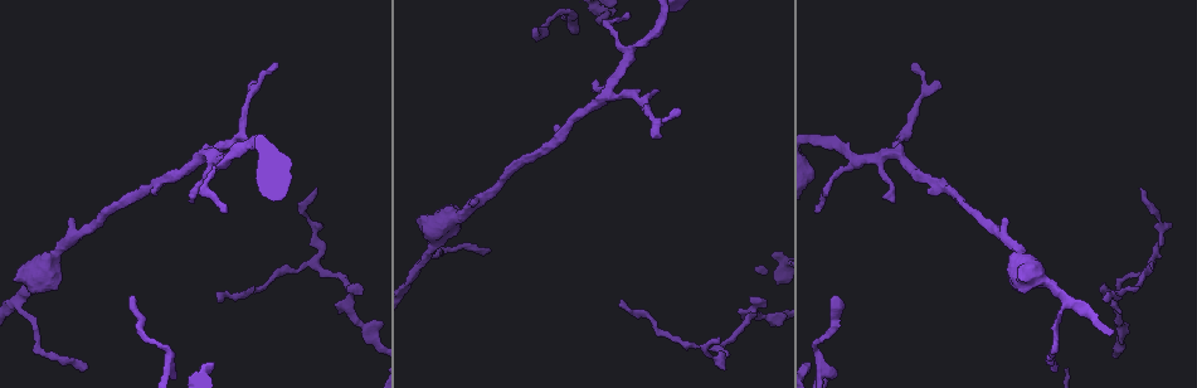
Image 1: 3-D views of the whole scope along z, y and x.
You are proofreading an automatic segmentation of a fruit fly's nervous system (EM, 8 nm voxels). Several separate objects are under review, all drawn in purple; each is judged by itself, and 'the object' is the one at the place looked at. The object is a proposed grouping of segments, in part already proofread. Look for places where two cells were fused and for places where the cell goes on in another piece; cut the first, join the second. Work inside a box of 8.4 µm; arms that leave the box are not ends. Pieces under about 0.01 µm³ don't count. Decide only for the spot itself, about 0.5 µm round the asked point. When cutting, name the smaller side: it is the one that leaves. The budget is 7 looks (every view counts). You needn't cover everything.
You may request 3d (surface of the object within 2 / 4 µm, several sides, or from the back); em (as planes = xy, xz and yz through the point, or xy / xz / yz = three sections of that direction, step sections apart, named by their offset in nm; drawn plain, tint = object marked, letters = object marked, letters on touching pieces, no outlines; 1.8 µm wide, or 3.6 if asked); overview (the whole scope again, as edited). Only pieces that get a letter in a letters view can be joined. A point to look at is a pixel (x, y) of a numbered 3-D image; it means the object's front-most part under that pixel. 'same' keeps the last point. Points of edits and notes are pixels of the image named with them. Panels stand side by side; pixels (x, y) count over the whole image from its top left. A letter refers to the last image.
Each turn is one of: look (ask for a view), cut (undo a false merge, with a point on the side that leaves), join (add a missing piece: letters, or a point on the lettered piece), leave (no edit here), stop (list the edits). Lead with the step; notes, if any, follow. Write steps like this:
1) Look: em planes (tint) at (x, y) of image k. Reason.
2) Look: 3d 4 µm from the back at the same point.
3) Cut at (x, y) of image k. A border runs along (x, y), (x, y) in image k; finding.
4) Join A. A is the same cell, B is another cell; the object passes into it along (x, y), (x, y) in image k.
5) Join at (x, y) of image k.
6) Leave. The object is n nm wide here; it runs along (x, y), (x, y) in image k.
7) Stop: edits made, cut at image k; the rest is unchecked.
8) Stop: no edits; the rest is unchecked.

Look: em planes (letters) at (217, 300) of image 1. Free end.

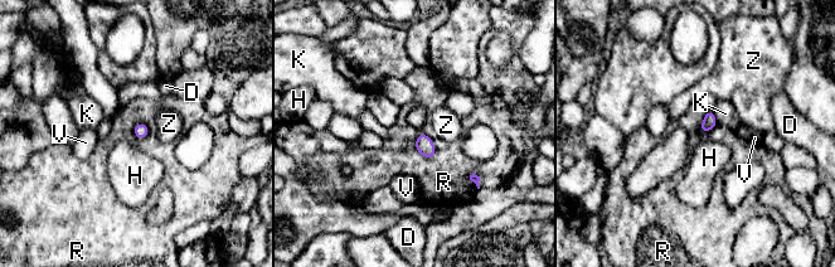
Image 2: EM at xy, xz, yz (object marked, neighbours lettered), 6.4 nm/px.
Leave. The longest contact is with R, 160 nm; D, H, K, R, V and Z are other cells; a border runs along (704, 112), (699, 131), (707, 136) in image 2; no lettered piece goes on from it.

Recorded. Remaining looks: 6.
Look: em planes (letters) at (490, 250) of image 1.

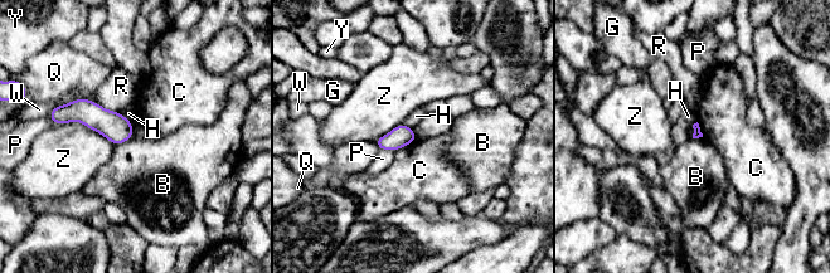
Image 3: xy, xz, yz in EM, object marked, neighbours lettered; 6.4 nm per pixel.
Leave. B, C, G, H, P, Q, R, W, Y and Z are other cells; a border runs along (132, 136), (115, 146) in image 3; none of them fits.

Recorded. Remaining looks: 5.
Look: em xz step 4 (letters) at (594, 90) of image 1. Thin end.

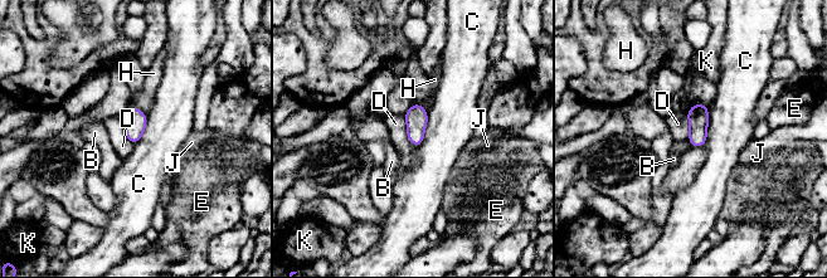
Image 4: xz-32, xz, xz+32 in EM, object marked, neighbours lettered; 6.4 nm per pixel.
Leave. B, C, D, E, H, J and K are other cells; a border runs along (685, 113), (691, 146) in image 4; none of them fits.

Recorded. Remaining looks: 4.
Stop: no edits; the rest is unchecked.

